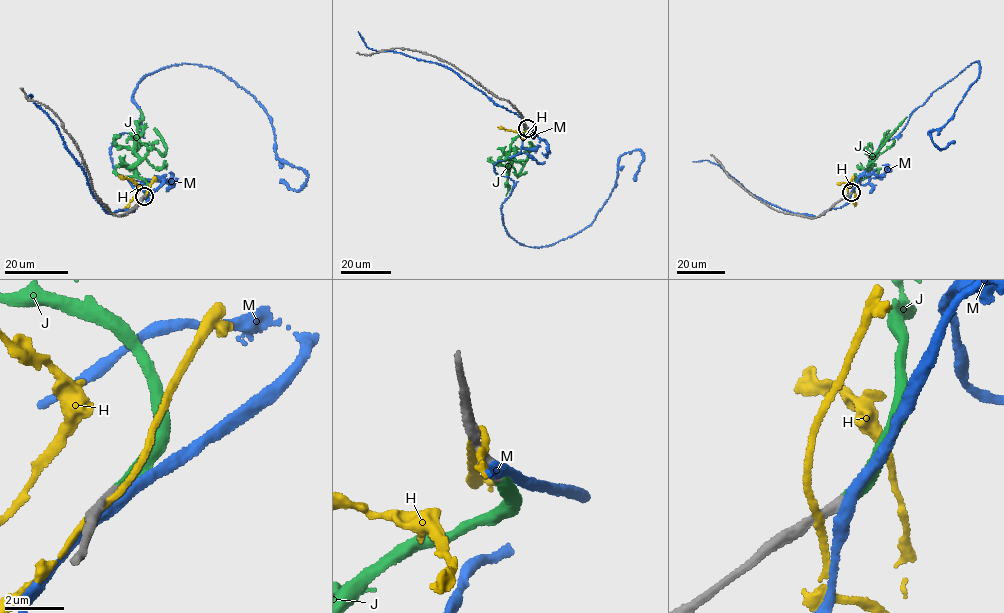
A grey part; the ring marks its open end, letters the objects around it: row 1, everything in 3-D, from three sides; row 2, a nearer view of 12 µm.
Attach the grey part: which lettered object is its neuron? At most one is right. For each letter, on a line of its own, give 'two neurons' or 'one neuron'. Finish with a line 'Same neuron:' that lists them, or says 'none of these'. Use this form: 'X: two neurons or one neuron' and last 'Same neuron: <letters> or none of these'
H: two neurons
J: one neuron
M: two neurons
Same neuron: J

